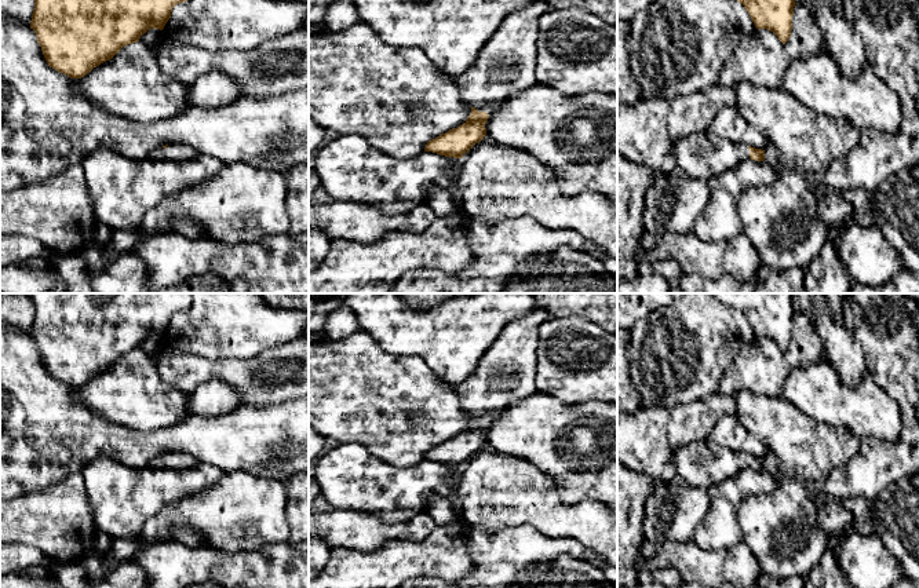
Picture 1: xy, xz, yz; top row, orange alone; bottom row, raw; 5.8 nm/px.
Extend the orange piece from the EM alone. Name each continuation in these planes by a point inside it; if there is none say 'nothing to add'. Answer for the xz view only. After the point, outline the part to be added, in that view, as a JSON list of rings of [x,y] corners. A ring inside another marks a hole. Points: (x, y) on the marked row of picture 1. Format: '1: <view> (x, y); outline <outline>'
1: xz (506, 65); outline [[[533,0],[503,21],[473,66],[457,78],[468,109],[491,116],[503,99],[536,83],[539,19],[550,10],[548,1]]]

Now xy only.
1: xy (175, 152); outline [[[169,143],[165,149],[163,146],[157,147],[152,157],[154,160],[165,161],[186,161],[196,157],[196,150],[186,147],[182,143]]]

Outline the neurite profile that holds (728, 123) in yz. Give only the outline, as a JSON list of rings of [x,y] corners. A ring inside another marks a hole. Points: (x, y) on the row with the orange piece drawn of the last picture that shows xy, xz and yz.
[[[734,105],[721,109],[712,118],[710,129],[733,143],[743,143],[762,150],[769,145],[766,136],[755,127],[751,127]]]

